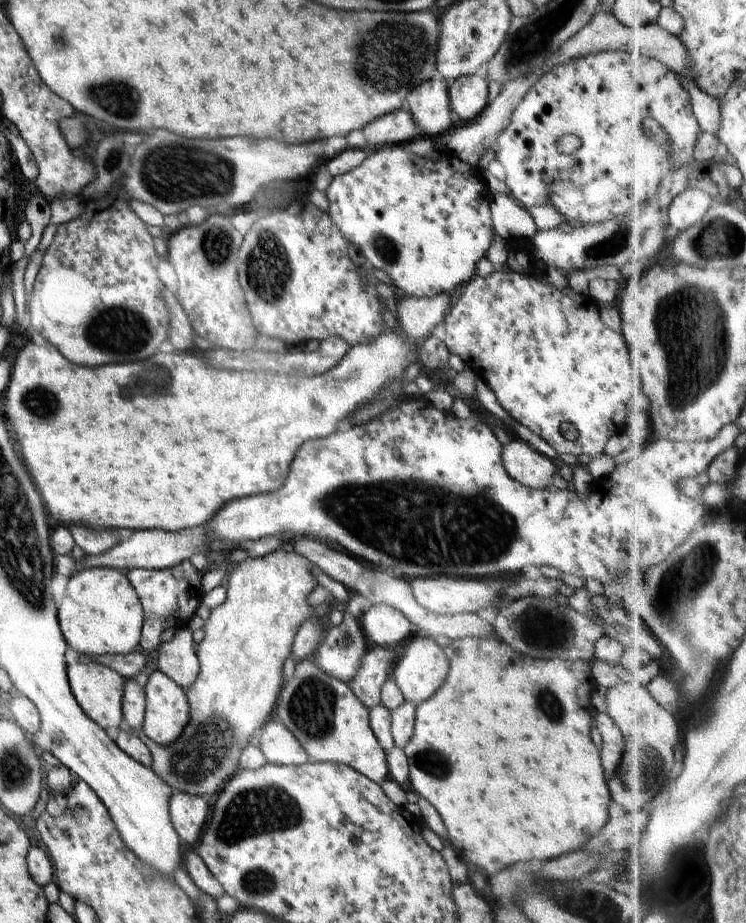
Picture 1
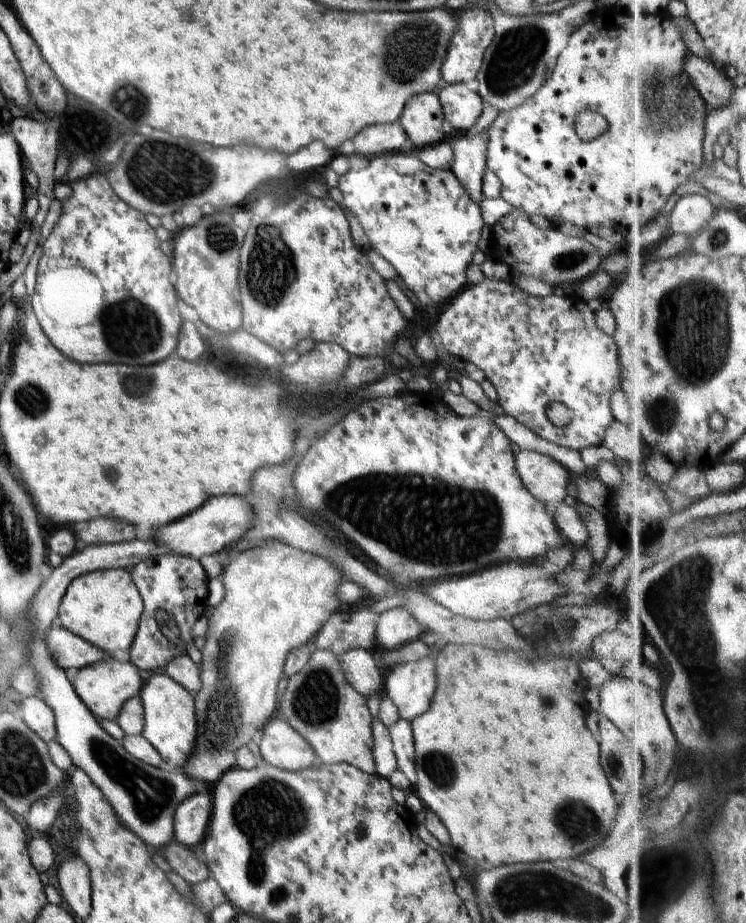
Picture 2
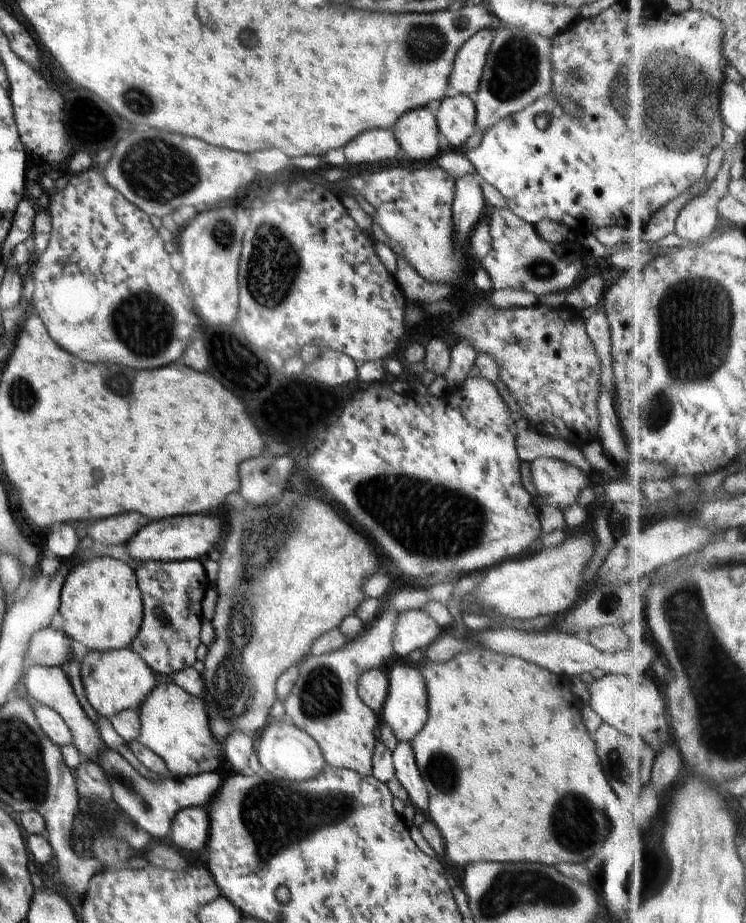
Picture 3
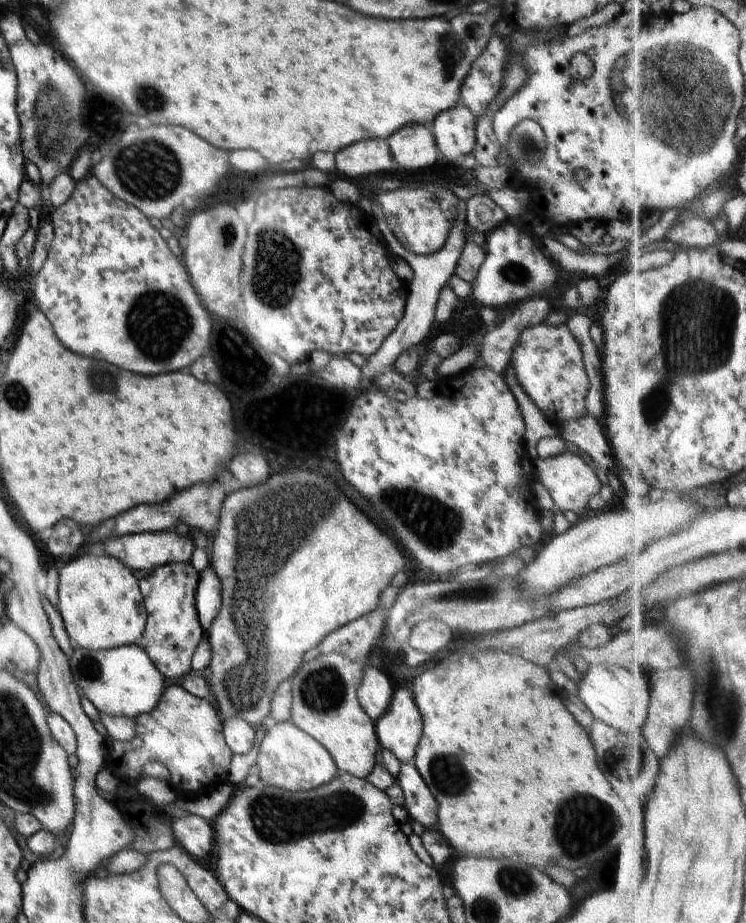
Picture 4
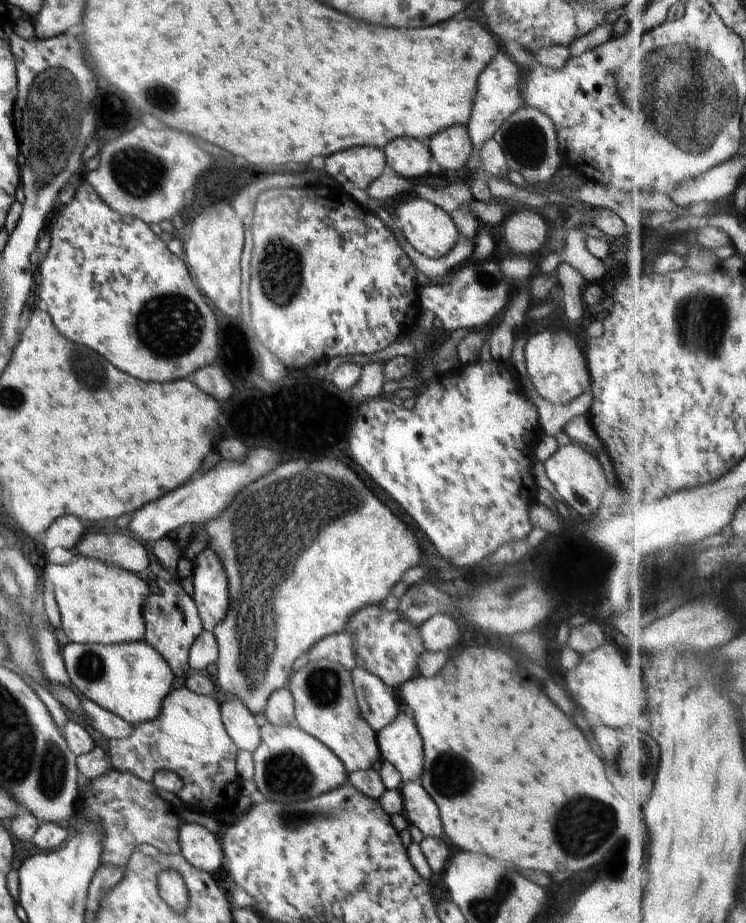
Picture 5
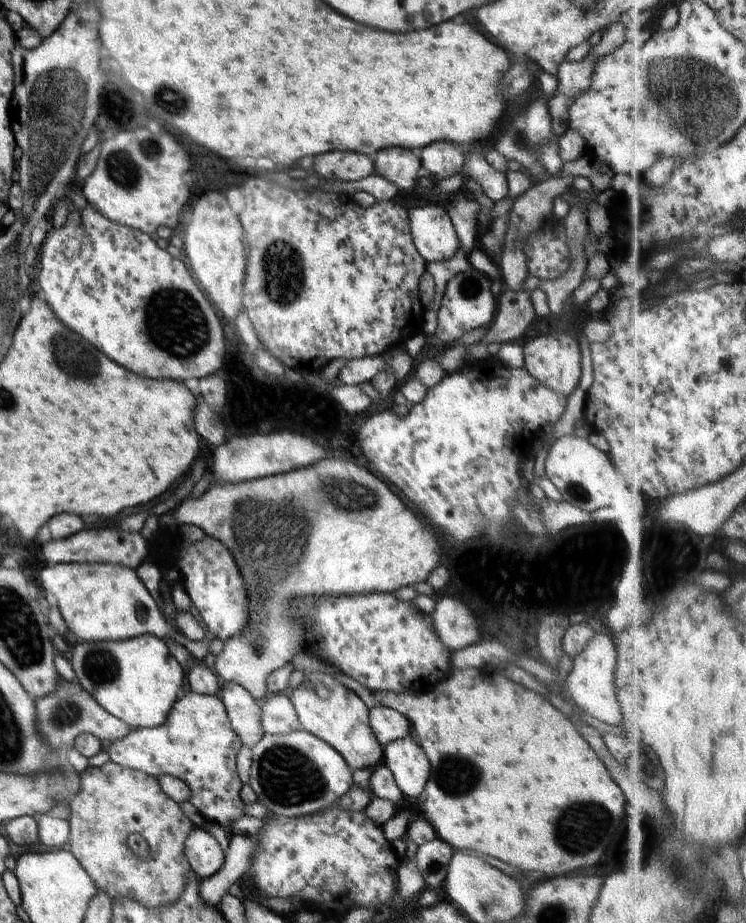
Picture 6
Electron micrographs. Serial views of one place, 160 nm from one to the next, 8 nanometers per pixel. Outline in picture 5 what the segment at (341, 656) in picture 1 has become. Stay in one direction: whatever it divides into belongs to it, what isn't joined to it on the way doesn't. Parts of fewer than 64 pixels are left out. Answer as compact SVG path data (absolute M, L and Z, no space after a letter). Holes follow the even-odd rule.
M356 666L350 674L362 716L378 734L383 728L391 725L399 713L395 692L375 674L363 668Z

